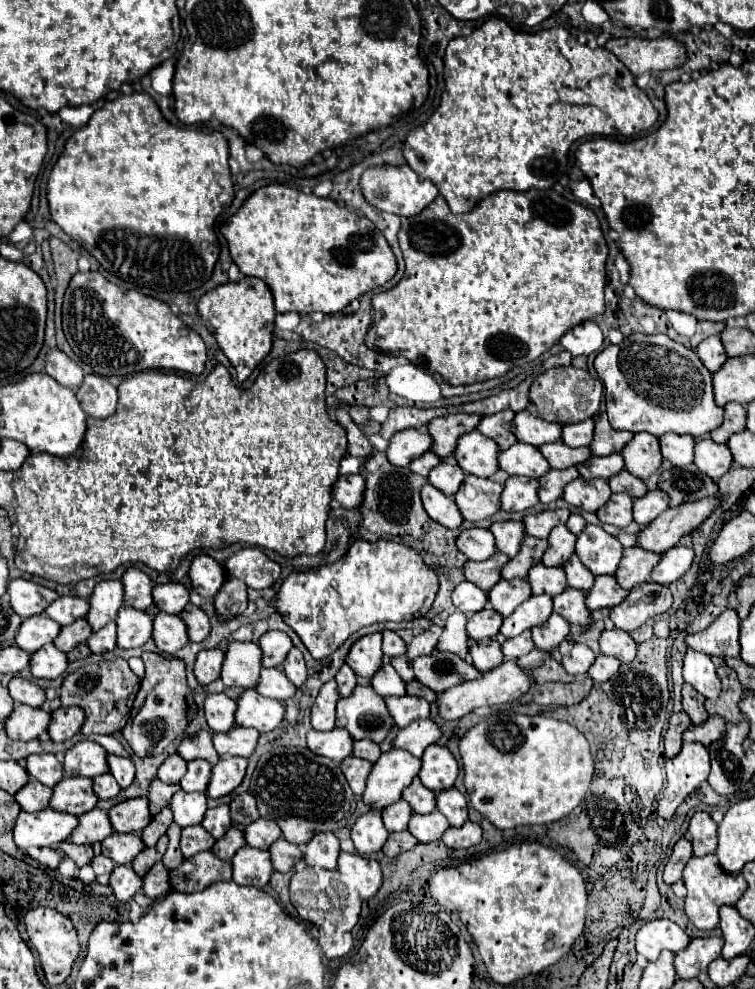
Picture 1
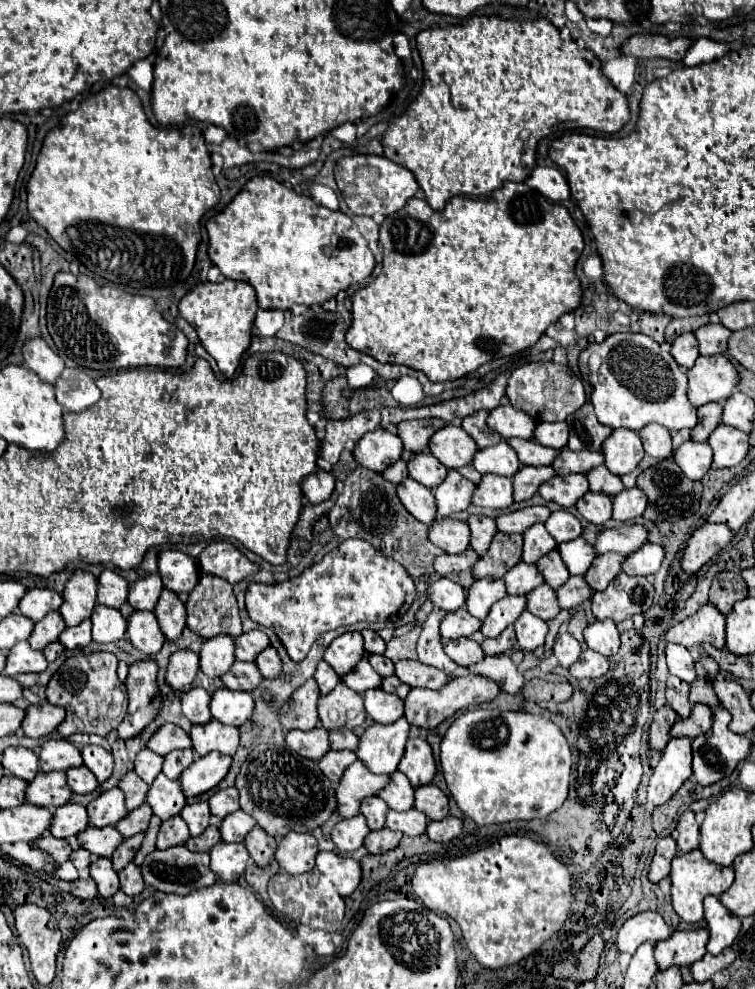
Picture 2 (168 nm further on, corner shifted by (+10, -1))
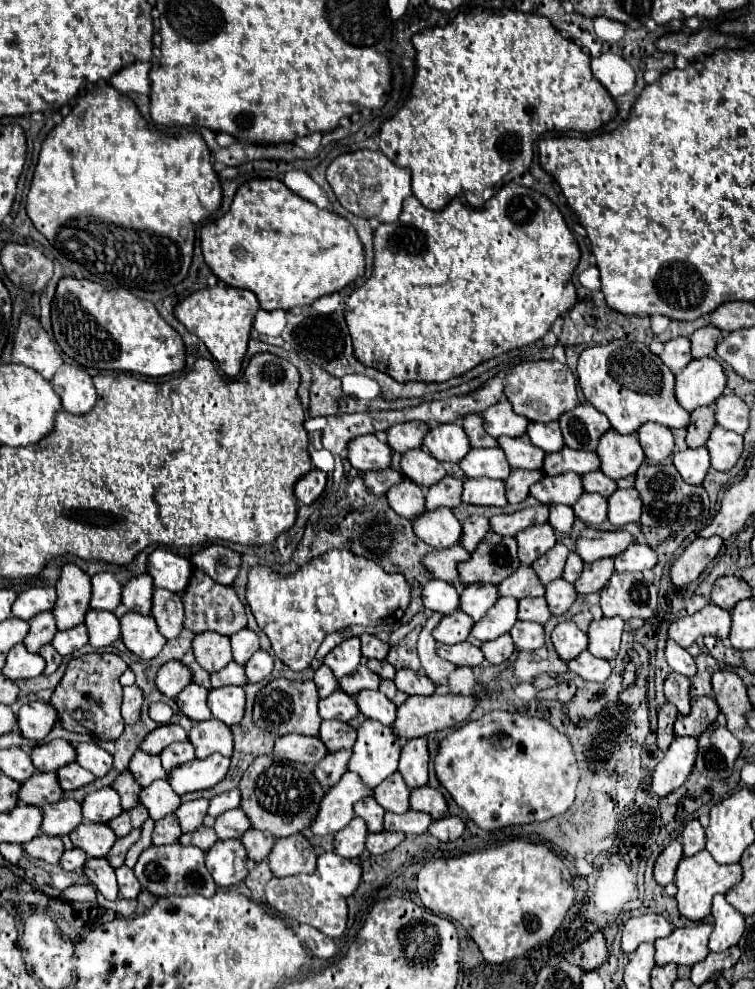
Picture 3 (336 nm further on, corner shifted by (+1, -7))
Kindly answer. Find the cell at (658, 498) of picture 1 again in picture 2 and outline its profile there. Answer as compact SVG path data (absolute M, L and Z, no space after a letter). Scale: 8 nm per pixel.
M623 489L621 493L611 497L613 501L613 519L615 521L631 521L643 515L647 507L647 497L641 489Z

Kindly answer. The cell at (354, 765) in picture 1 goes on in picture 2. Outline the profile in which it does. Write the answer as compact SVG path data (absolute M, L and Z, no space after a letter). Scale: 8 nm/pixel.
M341 749L341 751L327 751L327 755L323 755L319 759L319 769L323 771L323 775L333 781L333 783L339 783L343 771L355 761L355 753L349 751L349 749Z

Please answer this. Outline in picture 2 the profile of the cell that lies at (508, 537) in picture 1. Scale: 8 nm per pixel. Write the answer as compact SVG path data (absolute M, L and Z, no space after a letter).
M471 515L467 519L467 525L471 529L471 549L479 555L487 553L487 547L491 543L495 531L497 531L495 521L491 517L485 517L485 515L481 515L481 517Z

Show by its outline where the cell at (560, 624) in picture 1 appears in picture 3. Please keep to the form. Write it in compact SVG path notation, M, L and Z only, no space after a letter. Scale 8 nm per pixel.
M518 621L510 631L514 643L518 649L524 651L536 651L544 647L544 627L540 623L530 621Z

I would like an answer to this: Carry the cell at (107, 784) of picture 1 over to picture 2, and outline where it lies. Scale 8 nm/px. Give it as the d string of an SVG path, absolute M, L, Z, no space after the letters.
M71 767L71 769L67 769L65 771L65 775L67 775L67 785L71 787L71 791L73 793L91 793L97 785L99 785L99 781L91 775L91 771L87 769L87 767Z

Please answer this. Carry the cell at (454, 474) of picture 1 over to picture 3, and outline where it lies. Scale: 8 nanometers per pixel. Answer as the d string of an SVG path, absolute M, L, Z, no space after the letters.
M424 449L422 451L406 451L402 455L400 471L410 481L414 481L414 483L418 483L420 487L426 487L426 489L446 477L442 463L432 459L432 455L428 455L428 451L424 451Z

